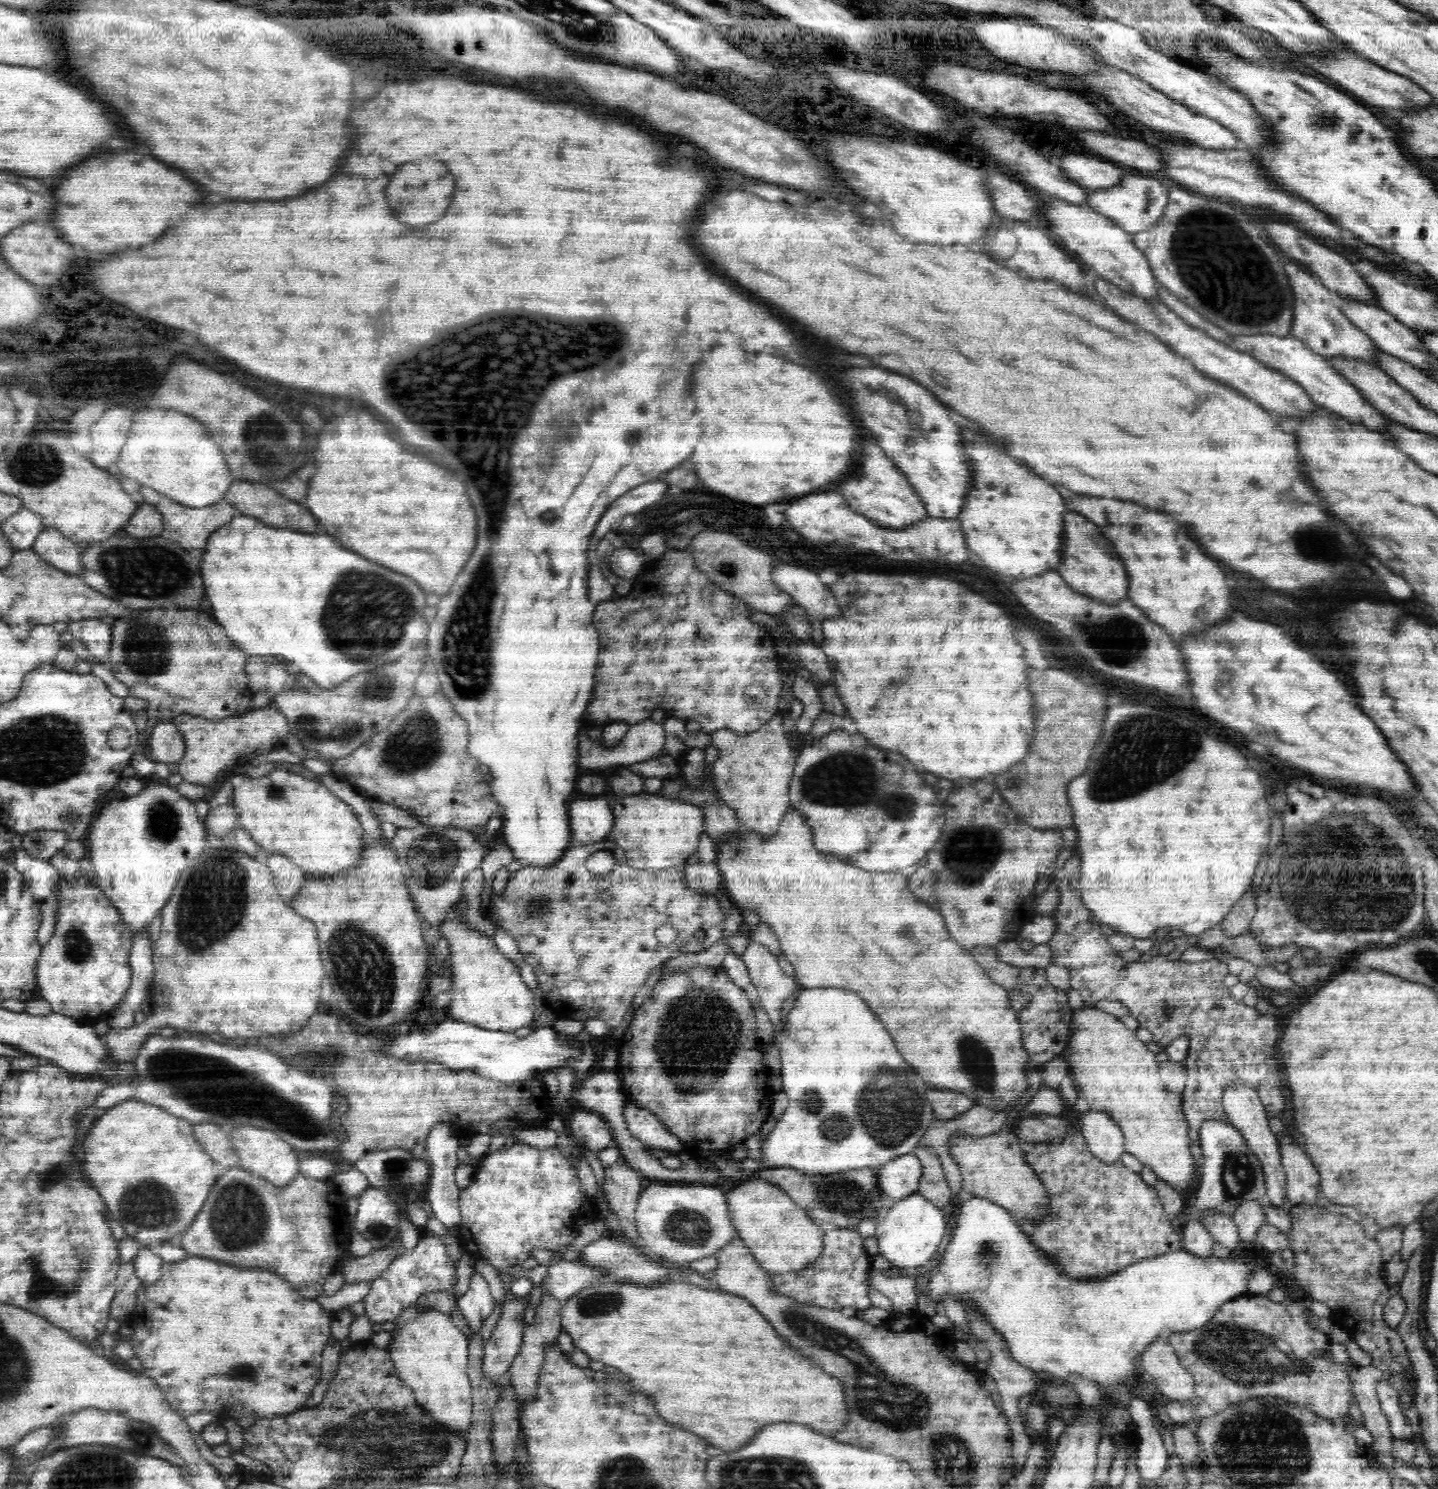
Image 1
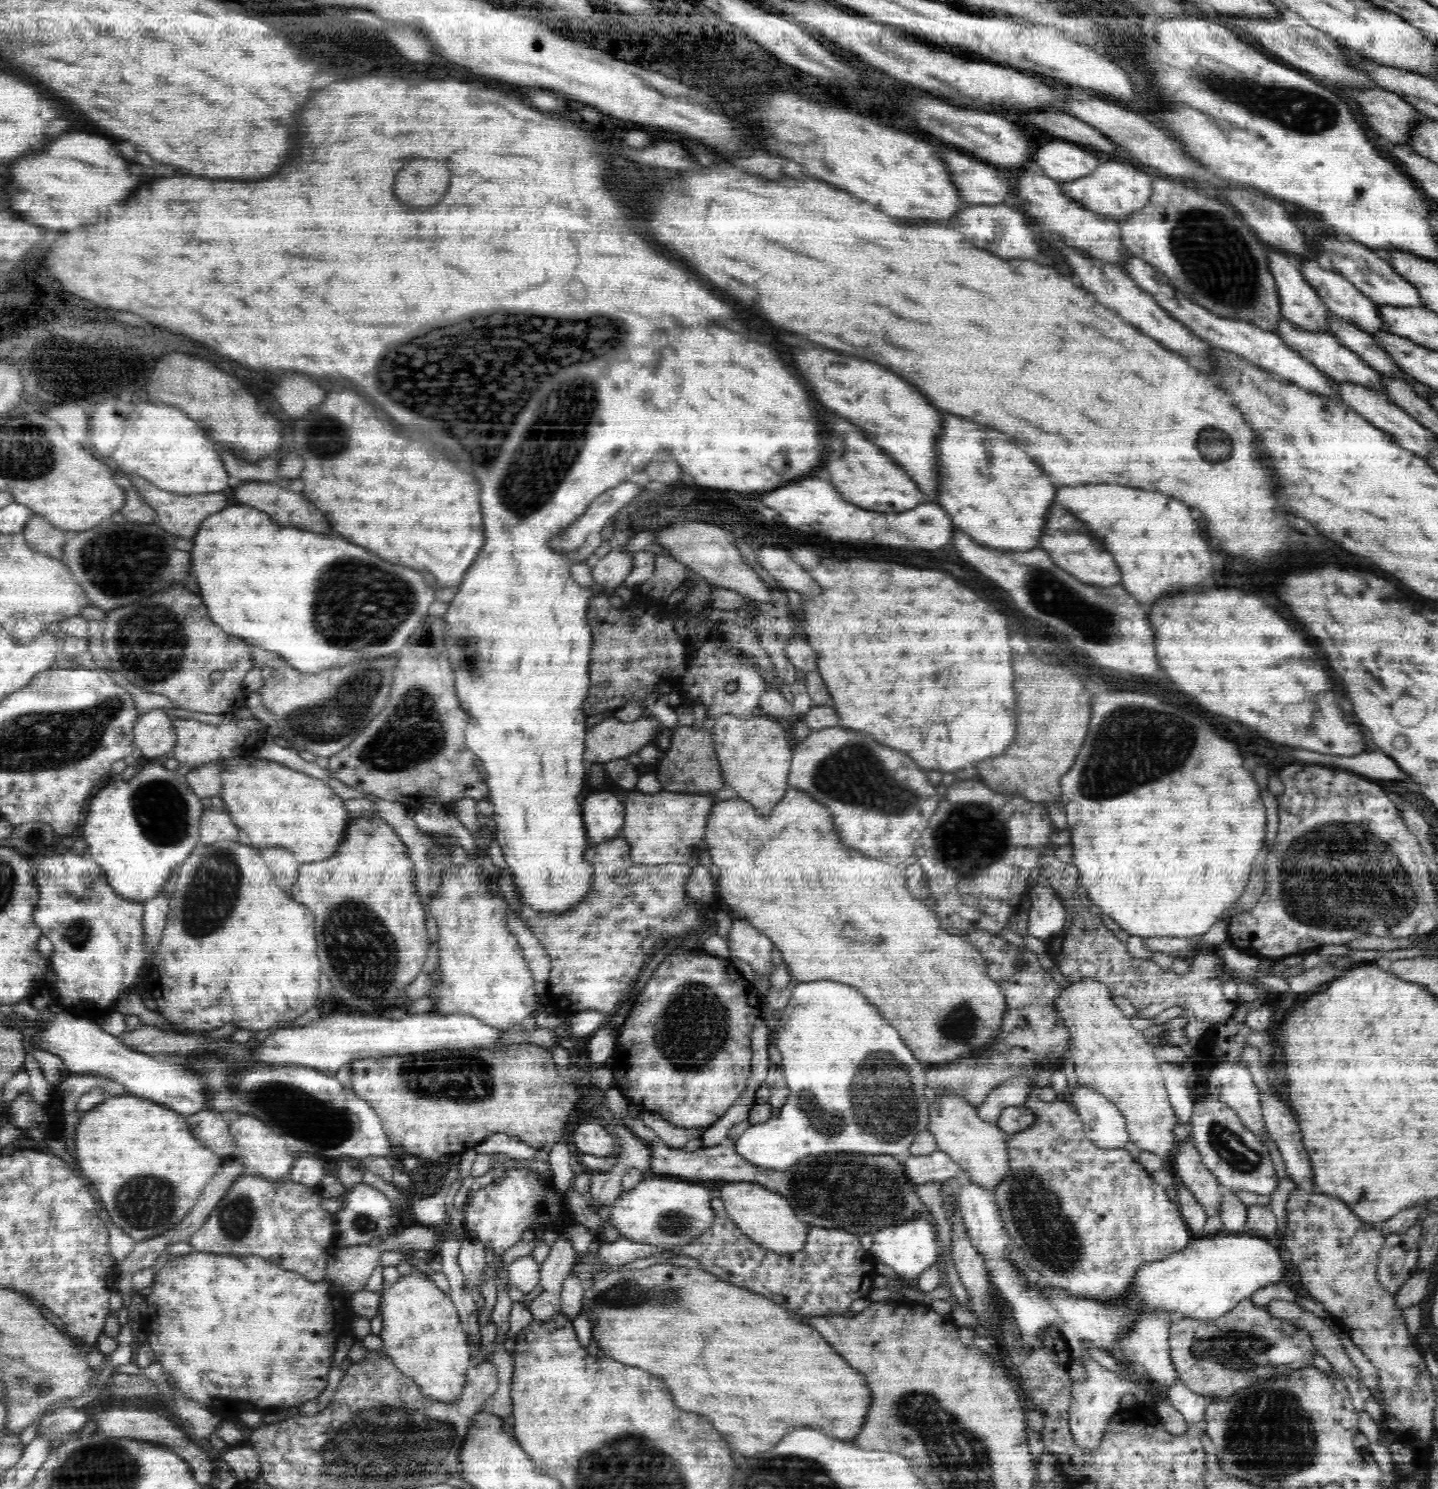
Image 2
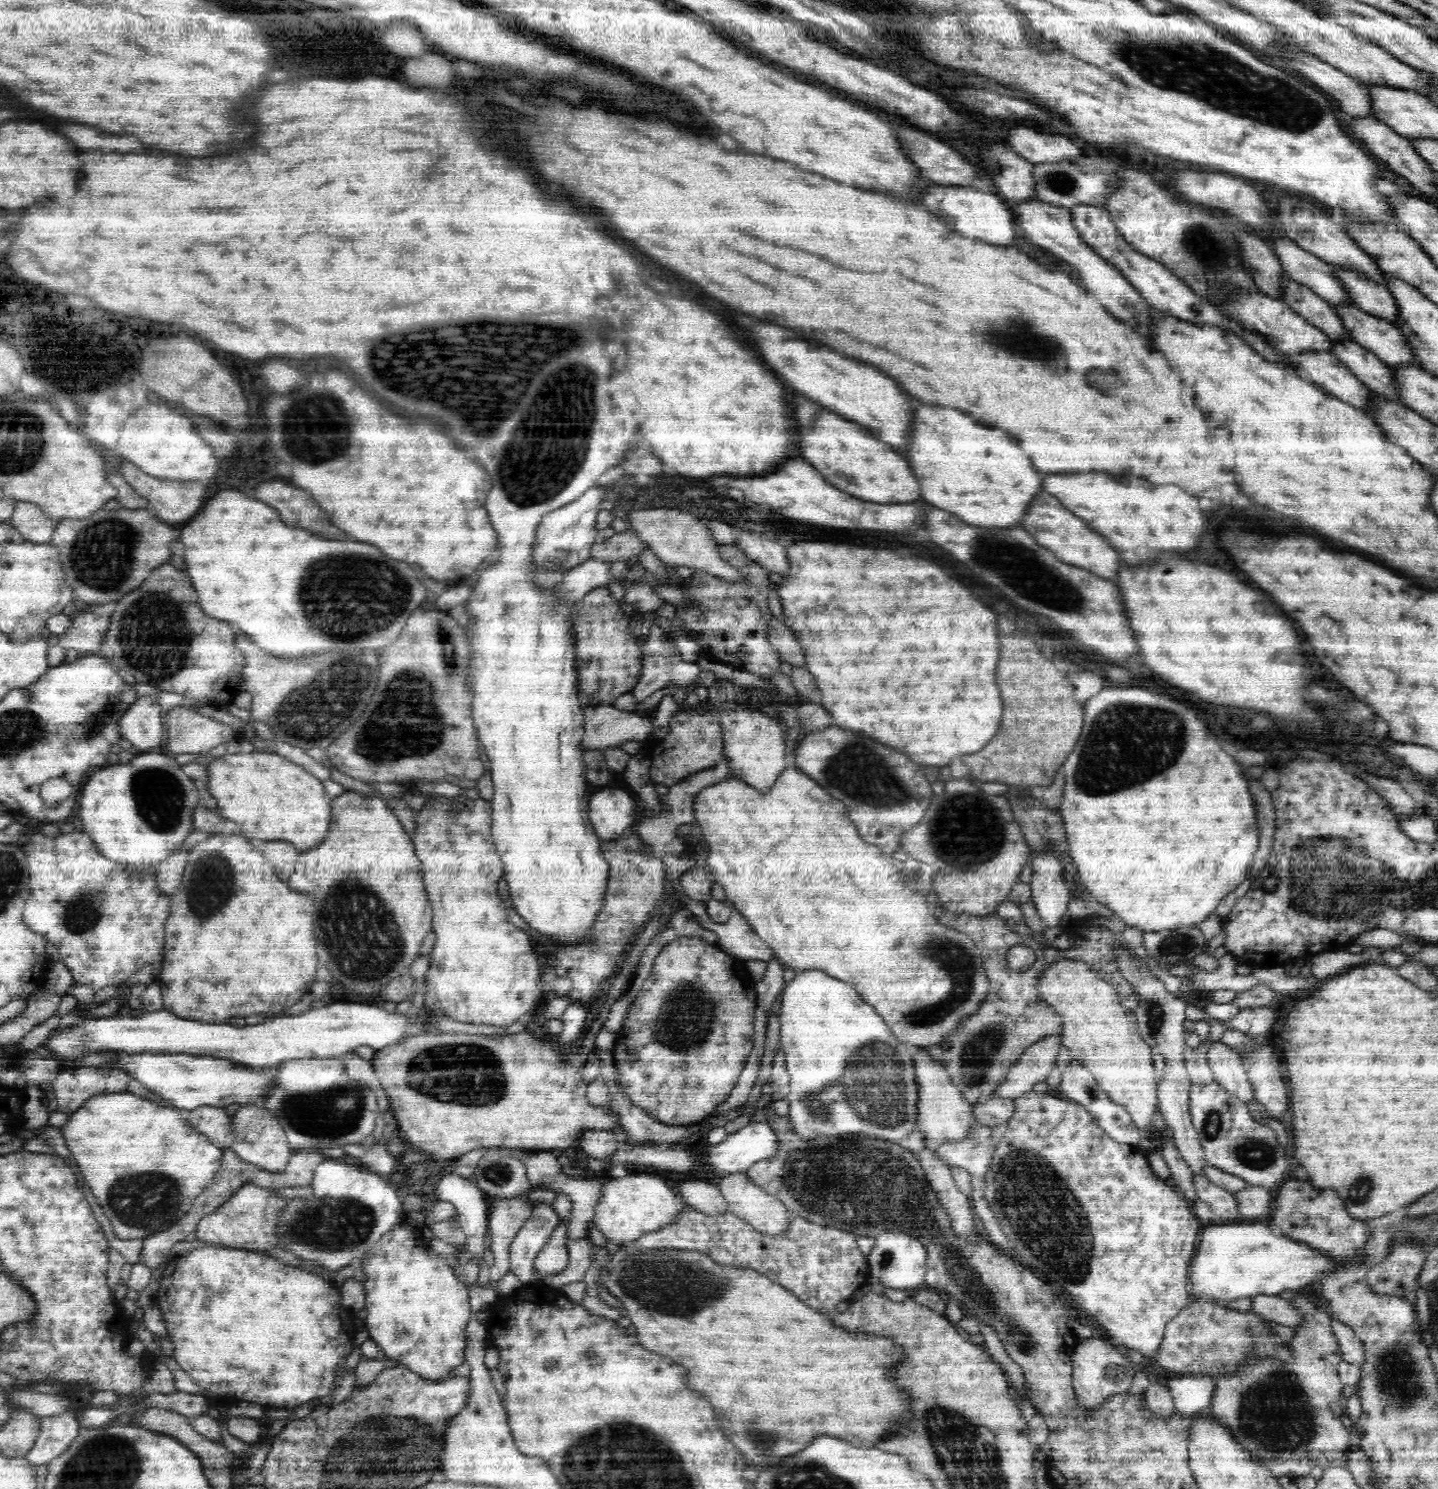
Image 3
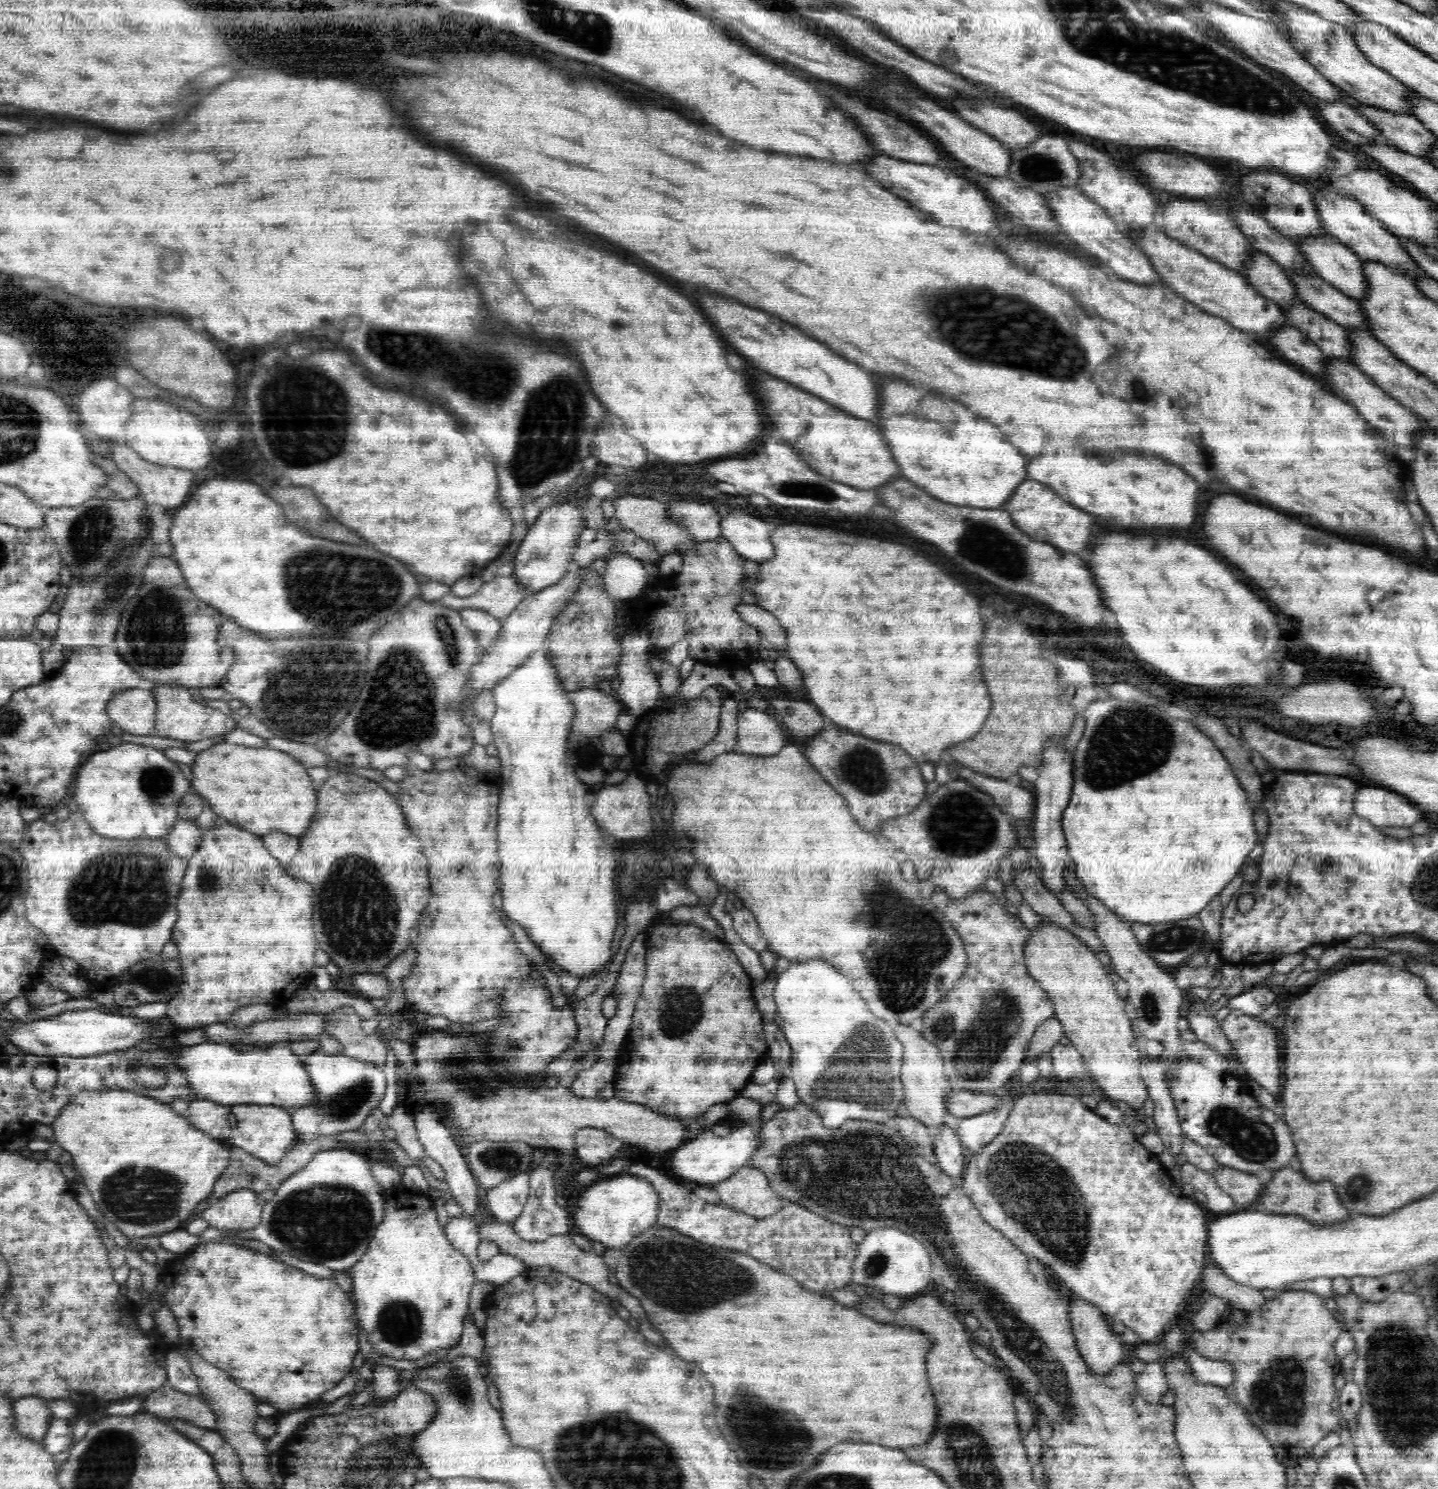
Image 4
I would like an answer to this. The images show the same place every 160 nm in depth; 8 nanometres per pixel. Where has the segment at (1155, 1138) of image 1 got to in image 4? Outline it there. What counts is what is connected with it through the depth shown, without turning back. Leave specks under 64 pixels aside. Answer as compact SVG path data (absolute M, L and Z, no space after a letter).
M1044 920L1031 930L1024 949L1030 976L1040 983L1054 1003L1055 1016L1064 1027L1063 1035L1086 1061L1088 1076L1100 1086L1099 1095L1122 1105L1125 1110L1141 1114L1144 1102L1149 1099L1146 1083L1140 1074L1143 1053L1138 1050L1133 1024L1124 1011L1126 1000L1118 996L1094 950L1085 938L1078 938Z

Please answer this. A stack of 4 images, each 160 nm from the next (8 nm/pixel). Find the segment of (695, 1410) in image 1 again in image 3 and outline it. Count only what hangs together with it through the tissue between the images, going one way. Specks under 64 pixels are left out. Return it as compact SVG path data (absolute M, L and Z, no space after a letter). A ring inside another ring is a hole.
M639 1247L637 1249L640 1250L640 1255L632 1257L628 1254L626 1260L615 1262L615 1267L602 1281L603 1286L621 1304L623 1310L620 1310L620 1314L630 1318L632 1326L636 1328L636 1338L638 1338L638 1342L644 1348L648 1348L650 1352L668 1356L668 1358L676 1360L676 1364L686 1368L686 1374L688 1374L686 1386L688 1386L688 1390L704 1392L702 1396L706 1396L710 1400L710 1404L714 1406L716 1416L718 1416L718 1426L724 1430L724 1434L726 1436L728 1434L736 1434L736 1430L738 1430L738 1450L744 1454L744 1458L746 1458L746 1462L750 1466L762 1470L762 1468L774 1464L776 1460L780 1460L782 1456L790 1456L794 1452L800 1452L802 1448L806 1448L810 1444L812 1438L816 1438L820 1434L838 1436L842 1440L848 1440L850 1444L858 1444L858 1448L870 1448L870 1446L874 1446L878 1440L882 1440L886 1436L890 1426L896 1428L896 1424L910 1422L912 1414L910 1414L910 1410L906 1406L906 1394L902 1394L898 1388L894 1388L892 1382L886 1378L886 1372L884 1372L884 1368L896 1364L900 1360L900 1356L902 1356L902 1350L896 1348L892 1344L892 1340L882 1340L882 1338L866 1336L866 1334L864 1336L860 1336L860 1334L856 1336L856 1334L848 1334L848 1332L844 1332L840 1328L834 1328L832 1322L824 1314L814 1312L813 1308L810 1310L806 1303L796 1298L789 1290L772 1282L767 1276L751 1268L720 1266L707 1254L697 1250L664 1250L663 1248L643 1250ZM750 1414L760 1414L762 1418L758 1418L756 1422L750 1422Z

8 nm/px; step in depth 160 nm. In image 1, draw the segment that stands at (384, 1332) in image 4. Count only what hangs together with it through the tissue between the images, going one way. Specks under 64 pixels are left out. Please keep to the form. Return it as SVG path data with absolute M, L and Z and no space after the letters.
M415 1304L408 1306L398 1320L394 1322L392 1342L387 1346L390 1358L398 1373L398 1377L410 1386L414 1392L415 1402L428 1413L440 1427L448 1428L458 1437L468 1437L470 1431L470 1418L473 1413L473 1399L471 1396L471 1381L469 1380L469 1336L461 1329L452 1325L452 1317L436 1309L424 1308L420 1311Z

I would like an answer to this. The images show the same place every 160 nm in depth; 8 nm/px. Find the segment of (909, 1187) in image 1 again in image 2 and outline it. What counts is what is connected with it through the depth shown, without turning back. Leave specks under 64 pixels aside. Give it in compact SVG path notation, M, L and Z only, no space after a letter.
M941 1150L932 1152L930 1156L908 1156L902 1162L905 1177L910 1184L921 1185L932 1181L961 1179L962 1169L952 1157Z

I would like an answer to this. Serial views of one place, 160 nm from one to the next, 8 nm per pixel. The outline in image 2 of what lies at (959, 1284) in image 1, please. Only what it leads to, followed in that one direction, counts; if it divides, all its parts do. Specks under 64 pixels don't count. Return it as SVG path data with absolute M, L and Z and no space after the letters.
M962 1181L959 1186L960 1194L958 1198L959 1210L966 1229L966 1234L970 1239L970 1244L981 1256L983 1256L984 1270L988 1276L989 1283L993 1286L997 1298L1005 1302L1011 1315L1014 1317L1016 1326L1021 1334L1021 1350L1030 1354L1032 1350L1042 1348L1044 1330L1046 1328L1057 1328L1061 1335L1067 1340L1067 1346L1070 1346L1071 1358L1079 1360L1080 1358L1091 1358L1086 1349L1086 1342L1093 1342L1094 1346L1104 1350L1112 1351L1118 1347L1118 1340L1122 1334L1126 1334L1134 1320L1138 1318L1140 1312L1144 1310L1165 1310L1174 1319L1182 1317L1197 1318L1198 1320L1212 1320L1218 1318L1226 1312L1230 1312L1241 1300L1250 1299L1252 1294L1259 1288L1272 1283L1280 1283L1280 1278L1284 1276L1286 1265L1279 1256L1278 1245L1276 1241L1256 1236L1254 1234L1230 1234L1221 1232L1213 1237L1202 1236L1195 1238L1186 1248L1173 1252L1166 1257L1166 1260L1143 1264L1138 1269L1135 1277L1131 1280L1131 1289L1125 1299L1118 1301L1102 1302L1090 1297L1074 1297L1068 1291L1050 1285L1042 1285L1041 1289L1036 1286L1030 1286L1023 1278L1022 1273L1014 1268L1010 1261L1010 1251L1014 1244L1010 1242L1010 1237L1004 1228L1004 1221L1000 1215L1000 1209L996 1205L996 1195L993 1191L986 1191L980 1185L972 1184L969 1181Z

